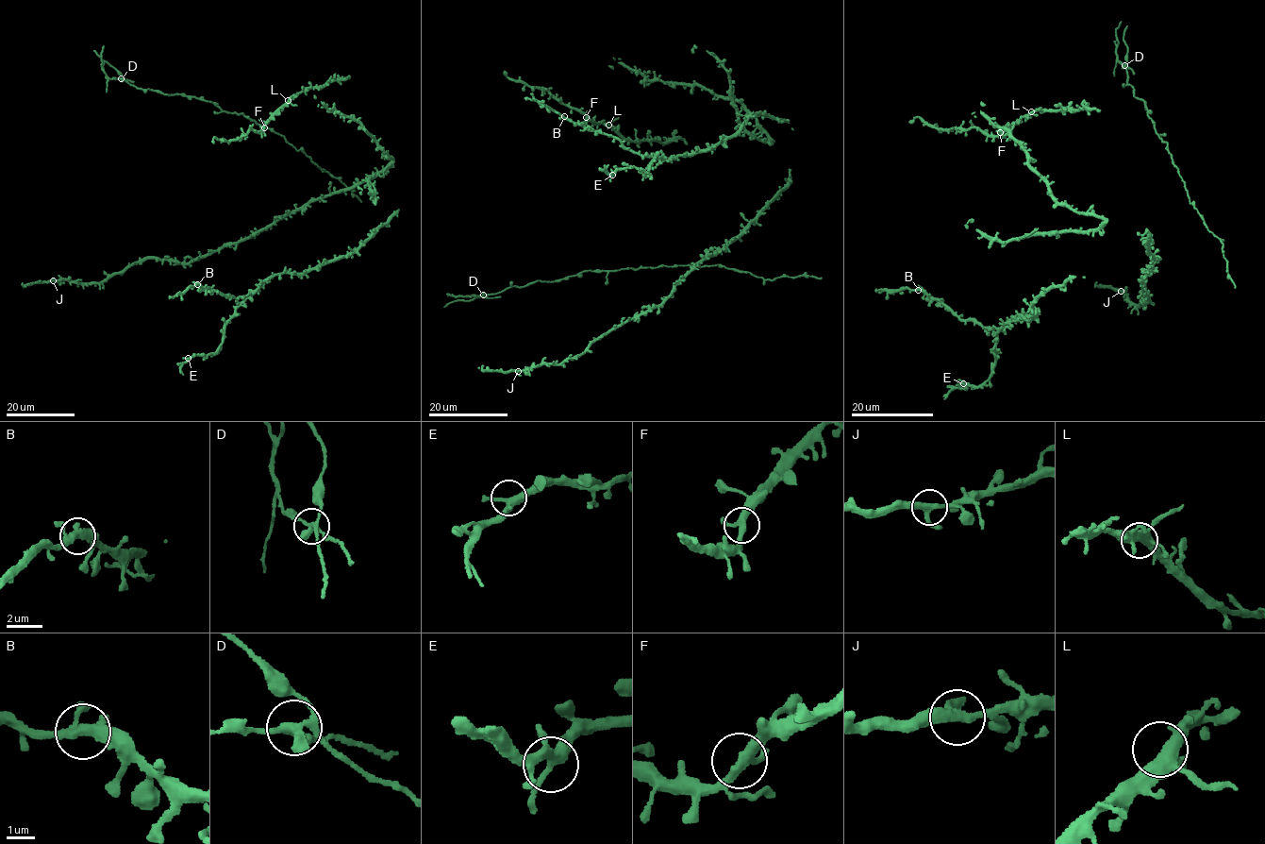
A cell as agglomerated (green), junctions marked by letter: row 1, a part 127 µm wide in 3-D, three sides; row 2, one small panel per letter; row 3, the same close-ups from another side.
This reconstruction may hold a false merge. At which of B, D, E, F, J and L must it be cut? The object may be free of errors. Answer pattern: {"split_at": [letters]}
{"split_at": ["D"]}

